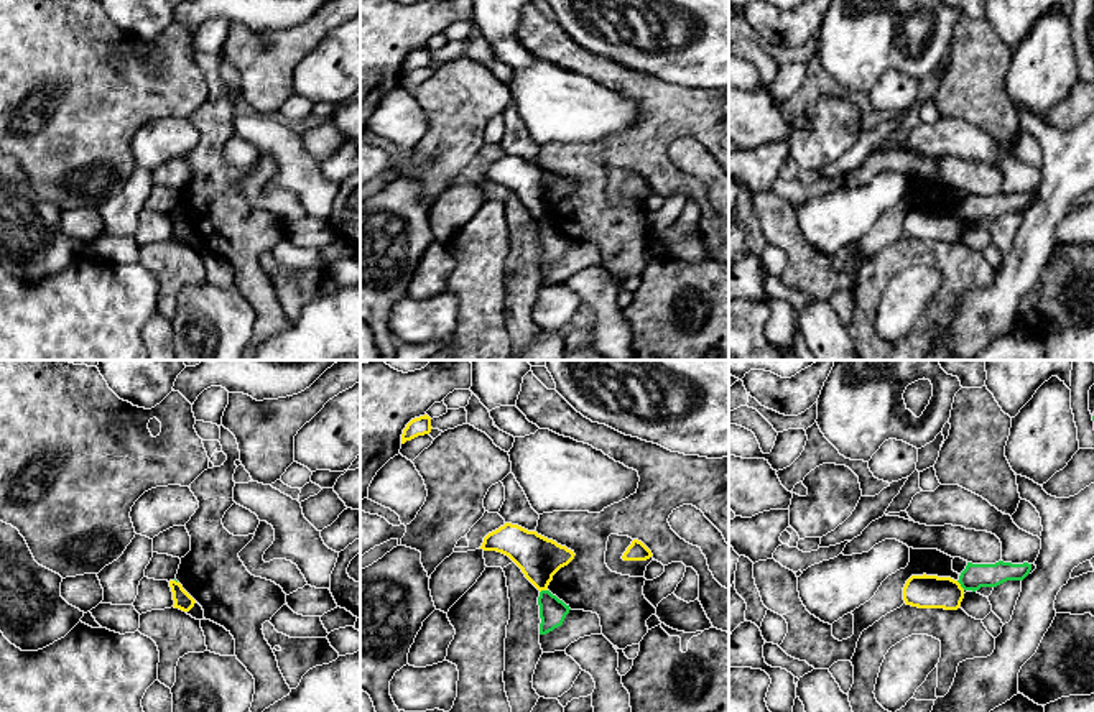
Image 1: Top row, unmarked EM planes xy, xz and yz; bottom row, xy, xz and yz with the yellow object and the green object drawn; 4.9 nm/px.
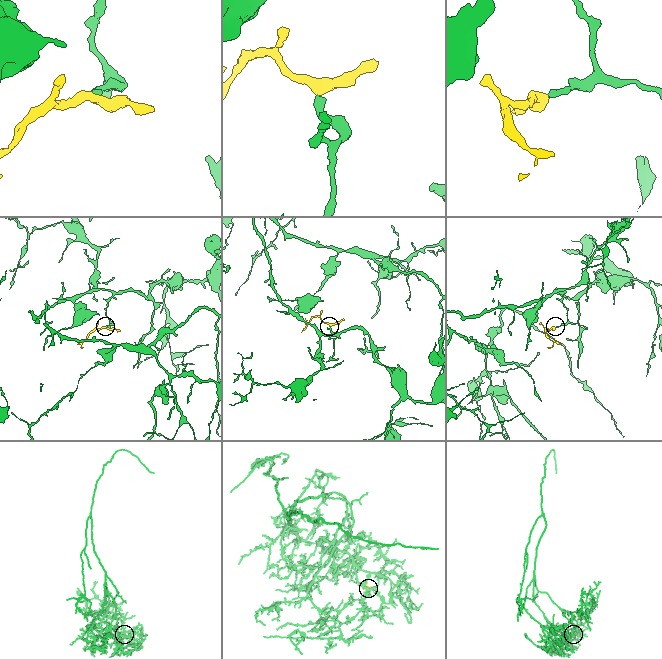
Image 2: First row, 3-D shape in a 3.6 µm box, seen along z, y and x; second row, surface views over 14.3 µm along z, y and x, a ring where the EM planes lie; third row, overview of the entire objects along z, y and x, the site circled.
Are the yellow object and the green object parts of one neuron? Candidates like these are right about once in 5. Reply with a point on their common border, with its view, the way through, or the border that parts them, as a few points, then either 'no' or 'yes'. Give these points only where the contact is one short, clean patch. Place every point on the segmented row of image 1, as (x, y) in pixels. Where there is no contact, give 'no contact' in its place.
yz (959, 586) | along yz (956, 581), (964, 589) | no

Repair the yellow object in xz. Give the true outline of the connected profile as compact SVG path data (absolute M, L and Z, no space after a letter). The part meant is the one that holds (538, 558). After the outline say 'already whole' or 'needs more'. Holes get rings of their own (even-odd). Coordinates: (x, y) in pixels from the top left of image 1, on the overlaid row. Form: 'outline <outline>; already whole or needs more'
outline M512 523L489 533L480 549L508 556L540 592L548 590L553 576L576 556L566 546Z; already whole

